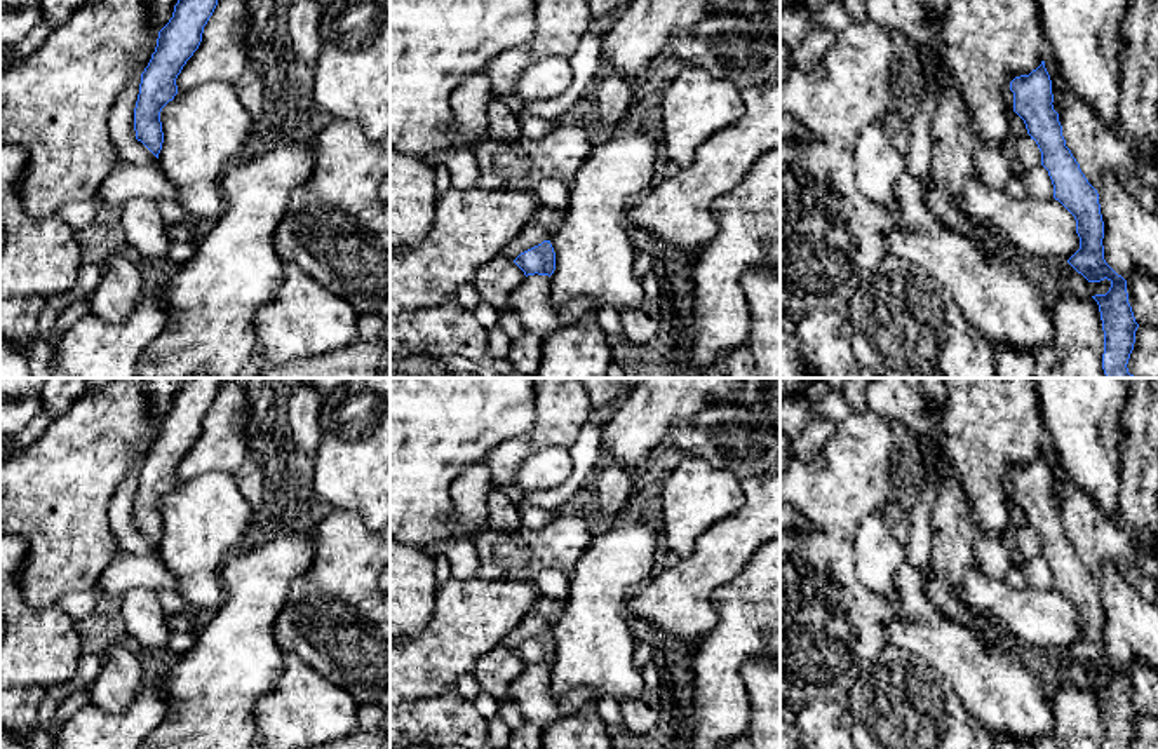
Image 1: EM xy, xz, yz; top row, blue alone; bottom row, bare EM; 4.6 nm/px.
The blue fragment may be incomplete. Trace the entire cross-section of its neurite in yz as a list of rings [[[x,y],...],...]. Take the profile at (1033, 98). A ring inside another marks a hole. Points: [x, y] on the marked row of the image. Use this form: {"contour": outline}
{"contour": [[[1045,61],[1029,75],[1015,77],[1010,91],[1013,92],[1013,111],[1024,120],[1027,134],[1041,152],[1041,165],[1052,179],[1054,199],[1076,219],[1080,249],[1067,263],[1088,282],[1104,279],[1111,282],[1106,294],[1092,296],[1099,305],[1104,331],[1104,374],[1106,378],[1137,378],[1127,368],[1139,327],[1128,303],[1127,280],[1104,260],[1099,193],[1066,146],[1059,113],[1052,105],[1052,80]]]}

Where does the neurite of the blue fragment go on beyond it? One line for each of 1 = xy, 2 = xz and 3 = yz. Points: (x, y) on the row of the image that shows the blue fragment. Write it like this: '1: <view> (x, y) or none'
1: none
2: none
3: none

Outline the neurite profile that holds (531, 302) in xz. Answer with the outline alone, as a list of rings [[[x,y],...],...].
[[[528,275],[508,300],[508,312],[514,312],[522,329],[542,340],[555,329],[564,329],[594,314],[590,298],[576,298],[564,305],[555,305],[550,296],[549,275]]]

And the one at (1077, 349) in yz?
[[[1060,287],[1050,307],[1054,338],[1038,347],[1034,378],[1106,378],[1104,331],[1099,305]]]

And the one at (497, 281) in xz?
[[[498,254],[475,273],[474,286],[484,303],[498,312],[505,312],[510,296],[524,279],[524,272],[514,263],[514,260]]]

